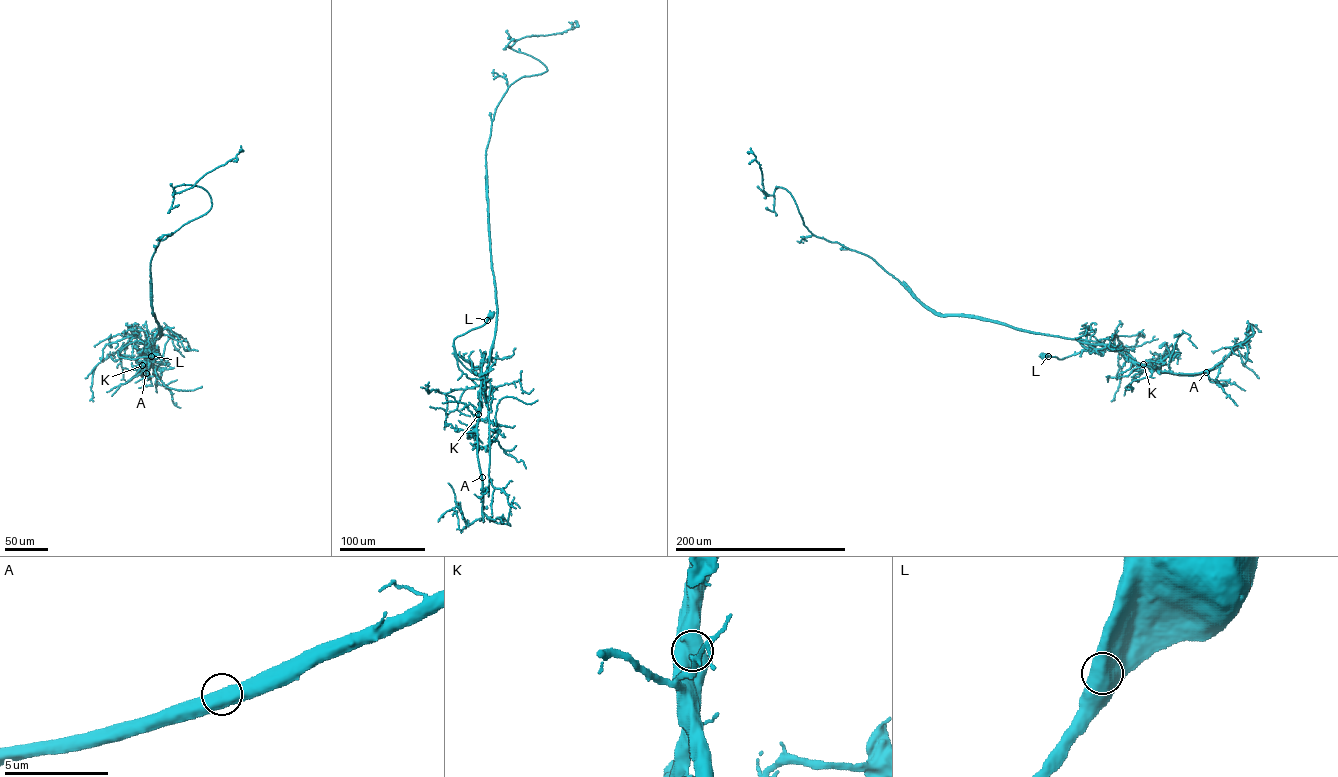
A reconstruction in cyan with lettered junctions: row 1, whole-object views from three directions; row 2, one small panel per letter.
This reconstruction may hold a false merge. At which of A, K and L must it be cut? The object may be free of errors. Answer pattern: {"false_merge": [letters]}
{"false_merge": ["K"]}

